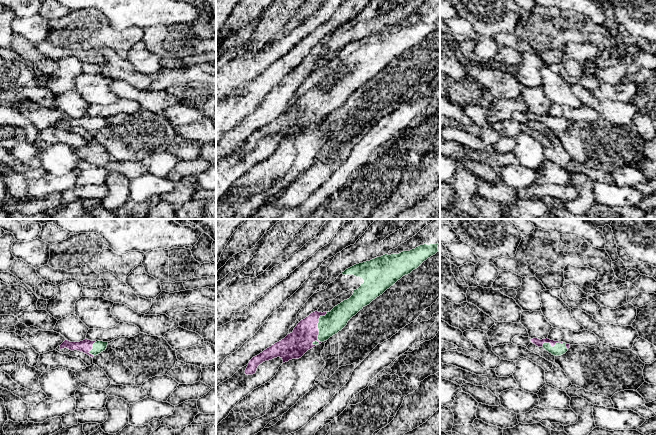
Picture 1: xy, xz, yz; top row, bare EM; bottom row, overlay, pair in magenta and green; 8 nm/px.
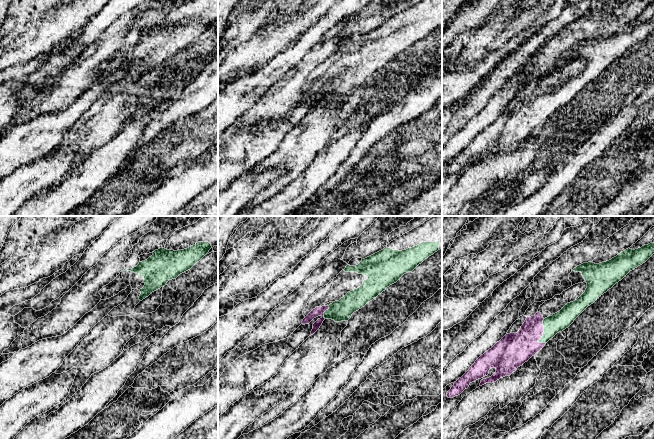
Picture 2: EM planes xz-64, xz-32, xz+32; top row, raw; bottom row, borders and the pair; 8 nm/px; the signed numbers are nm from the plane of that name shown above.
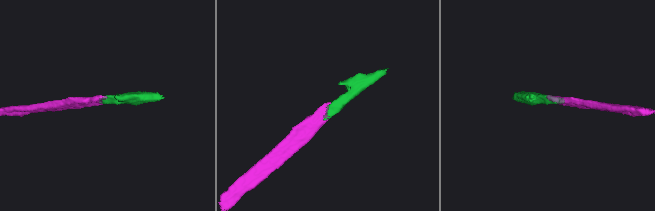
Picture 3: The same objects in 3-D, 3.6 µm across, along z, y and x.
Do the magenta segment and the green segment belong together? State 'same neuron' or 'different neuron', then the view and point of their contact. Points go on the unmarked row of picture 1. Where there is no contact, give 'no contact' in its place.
same neuron; meets magenta in xz at (317, 104)

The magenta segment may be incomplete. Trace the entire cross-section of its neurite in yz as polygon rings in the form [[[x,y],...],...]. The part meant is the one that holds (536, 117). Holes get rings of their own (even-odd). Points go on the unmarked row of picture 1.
[[[533,114],[531,115],[531,118],[538,123],[543,123],[546,127],[548,127],[554,132],[561,132],[565,130],[570,124],[570,120],[550,116],[548,114],[542,116],[538,114]]]

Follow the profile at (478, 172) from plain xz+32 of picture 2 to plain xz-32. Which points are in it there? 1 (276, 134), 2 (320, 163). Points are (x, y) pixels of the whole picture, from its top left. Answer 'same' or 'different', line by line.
1: different
2: different

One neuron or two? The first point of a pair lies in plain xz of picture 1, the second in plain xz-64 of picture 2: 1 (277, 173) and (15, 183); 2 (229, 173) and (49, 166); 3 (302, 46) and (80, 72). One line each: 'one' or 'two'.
1: two
2: two
3: two

